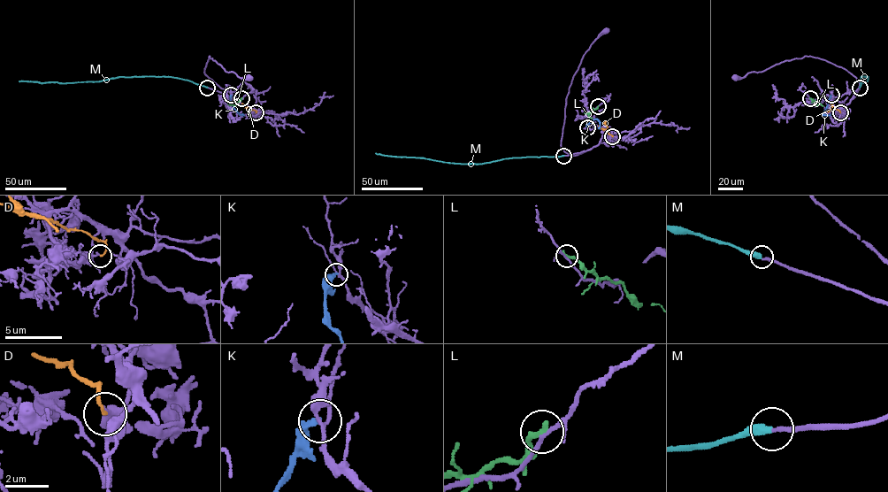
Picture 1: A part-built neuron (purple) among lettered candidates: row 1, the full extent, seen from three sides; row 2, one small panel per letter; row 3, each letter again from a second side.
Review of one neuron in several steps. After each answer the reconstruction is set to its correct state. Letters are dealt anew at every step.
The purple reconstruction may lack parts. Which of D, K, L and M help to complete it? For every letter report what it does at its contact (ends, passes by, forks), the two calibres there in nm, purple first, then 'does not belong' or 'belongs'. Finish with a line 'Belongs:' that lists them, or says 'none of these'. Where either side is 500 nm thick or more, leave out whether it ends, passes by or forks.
D: it ends; calibres 130 and 130 nm; does not belong
K: it ends; calibres 200 and 240 nm; does not belong
L: it ends; calibres 160 and 280 nm; does not belong
M: it ends; calibres 220 and 400 nm; belongs
Belongs: M

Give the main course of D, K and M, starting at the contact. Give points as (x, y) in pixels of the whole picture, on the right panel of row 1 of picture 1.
D: (840, 112), (835, 109), (824, 111)
K: (831, 96), (823, 114), (832, 114)
M: (860, 87), (861, 76), (868, 77), (867, 82), (857, 81)

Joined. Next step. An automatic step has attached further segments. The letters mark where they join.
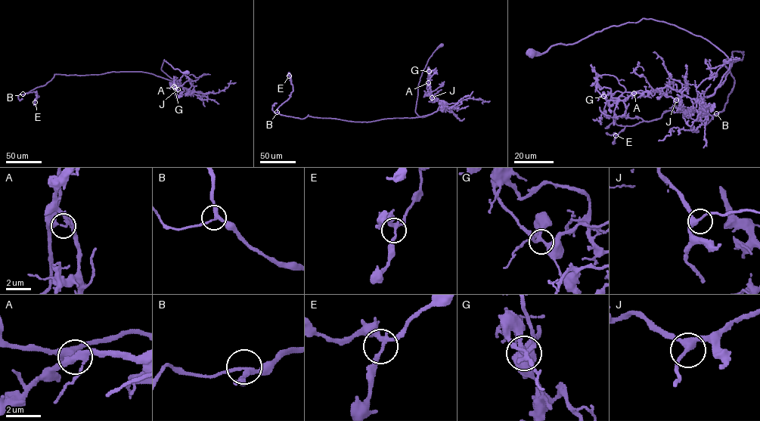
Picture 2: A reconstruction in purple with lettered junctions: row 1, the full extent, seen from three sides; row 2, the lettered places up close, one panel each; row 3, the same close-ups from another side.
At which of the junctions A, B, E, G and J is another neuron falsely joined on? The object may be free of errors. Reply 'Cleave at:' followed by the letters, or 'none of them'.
Cleave at: A

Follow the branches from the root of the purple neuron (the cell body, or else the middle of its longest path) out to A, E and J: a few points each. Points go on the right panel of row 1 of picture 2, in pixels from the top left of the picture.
A: (530, 53), (646, 18), (700, 35), (729, 60), (709, 96), (690, 99), (667, 86), (634, 93)
E: (530, 53), (652, 19), (726, 55), (719, 86), (743, 52), (724, 60), (723, 110), (674, 107), (615, 135)
J: (530, 53), (643, 18), (675, 25), (708, 40), (730, 62), (709, 96), (690, 99), (662, 88), (676, 100)

